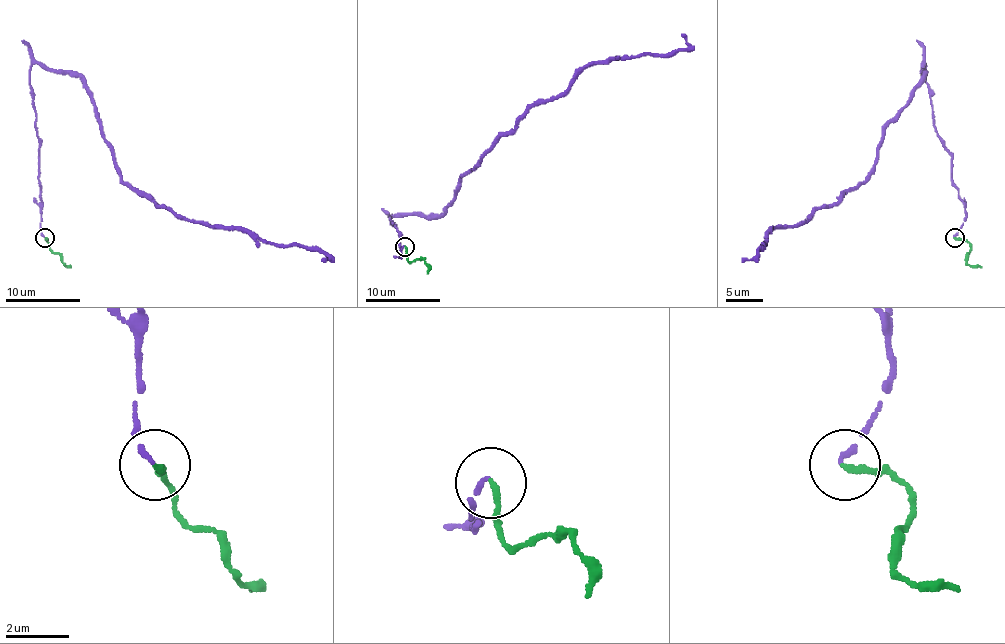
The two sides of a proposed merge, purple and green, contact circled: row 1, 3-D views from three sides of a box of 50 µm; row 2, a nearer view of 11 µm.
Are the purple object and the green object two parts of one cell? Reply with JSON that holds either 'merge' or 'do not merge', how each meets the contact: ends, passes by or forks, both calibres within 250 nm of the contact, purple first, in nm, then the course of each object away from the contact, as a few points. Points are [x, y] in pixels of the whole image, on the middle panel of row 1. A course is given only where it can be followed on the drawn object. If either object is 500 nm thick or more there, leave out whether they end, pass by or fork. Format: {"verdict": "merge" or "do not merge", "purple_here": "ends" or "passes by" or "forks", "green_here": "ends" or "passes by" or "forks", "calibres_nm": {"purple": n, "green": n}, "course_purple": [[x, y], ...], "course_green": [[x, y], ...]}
{"verdict": "merge", "purple_here": "ends", "green_here": "ends", "calibres_nm": {"purple": 160, "green": 190}, "course_purple": [[405, 245], [401, 258], [390, 217], [440, 215], [530, 108], [585, 67], [675, 54], [688, 46], [682, 33]], "course_green": [[405, 247], [409, 262], [422, 258], [427, 265], [427, 273]]}

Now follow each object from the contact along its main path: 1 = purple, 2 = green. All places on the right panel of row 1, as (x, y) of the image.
1: (953, 237), (966, 211), (923, 62), (871, 174), (806, 220), (775, 226), (754, 258), (741, 258)
2: (955, 237), (970, 245), (966, 261), (973, 267), (981, 267)

